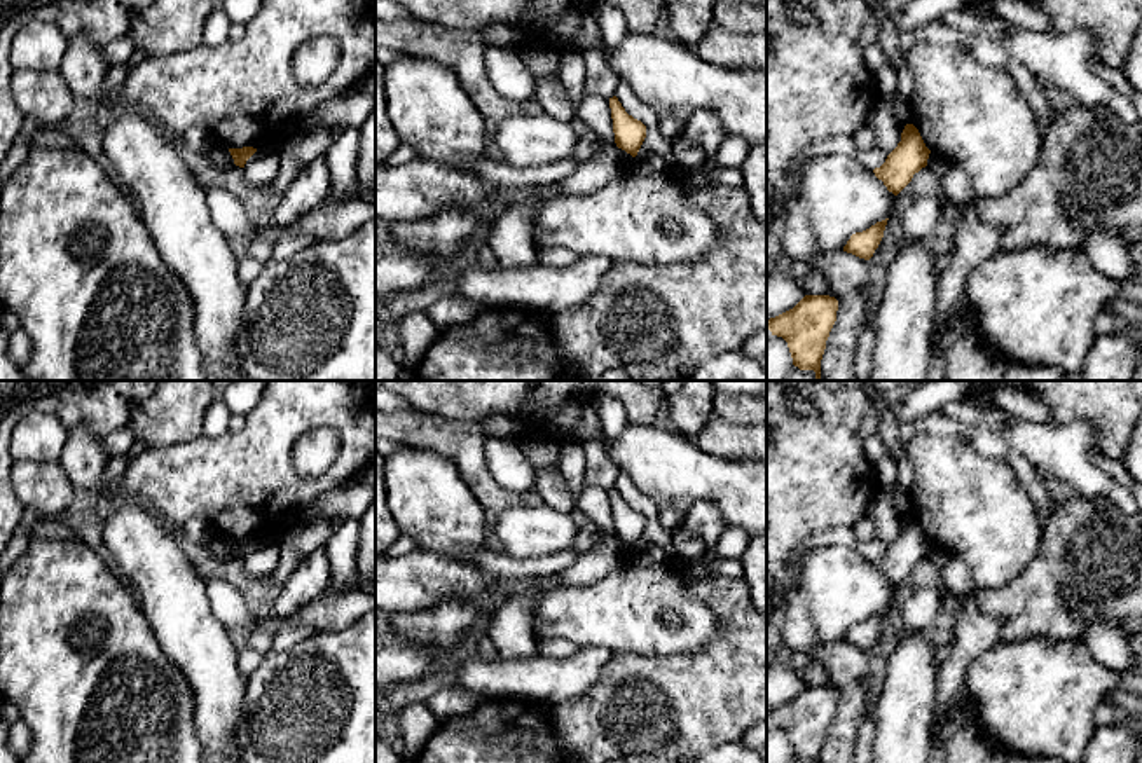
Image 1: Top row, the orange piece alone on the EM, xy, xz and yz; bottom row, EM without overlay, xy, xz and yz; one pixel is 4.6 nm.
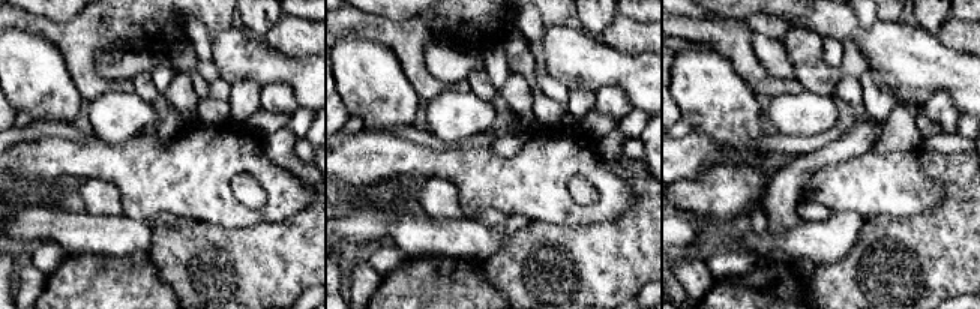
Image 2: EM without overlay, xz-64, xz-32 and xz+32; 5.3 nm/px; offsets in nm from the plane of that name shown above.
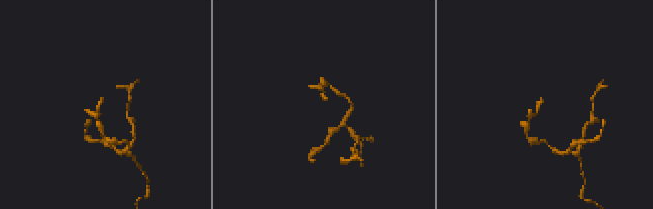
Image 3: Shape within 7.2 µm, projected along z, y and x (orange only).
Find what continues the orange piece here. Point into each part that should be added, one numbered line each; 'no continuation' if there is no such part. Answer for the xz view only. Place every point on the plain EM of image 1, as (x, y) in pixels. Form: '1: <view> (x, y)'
no continuation

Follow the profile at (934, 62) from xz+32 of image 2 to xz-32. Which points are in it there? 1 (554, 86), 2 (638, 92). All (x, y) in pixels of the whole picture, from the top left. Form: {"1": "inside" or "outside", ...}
{"1": "outside", "2": "inside"}

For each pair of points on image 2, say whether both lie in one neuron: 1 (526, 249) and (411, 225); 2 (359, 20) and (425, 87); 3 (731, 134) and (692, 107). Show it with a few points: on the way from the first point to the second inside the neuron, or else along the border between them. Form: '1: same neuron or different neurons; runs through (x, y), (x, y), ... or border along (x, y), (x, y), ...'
1: different neurons; border along (530, 221), (483, 261)
2: same neuron; runs through (380, 29), (411, 57), (414, 66)
3: same neuron; runs through (722, 125), (701, 107)

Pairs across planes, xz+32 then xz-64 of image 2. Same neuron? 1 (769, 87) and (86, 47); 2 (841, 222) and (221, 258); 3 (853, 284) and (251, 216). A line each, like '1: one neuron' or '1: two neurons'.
1: one neuron
2: two neurons
3: two neurons

